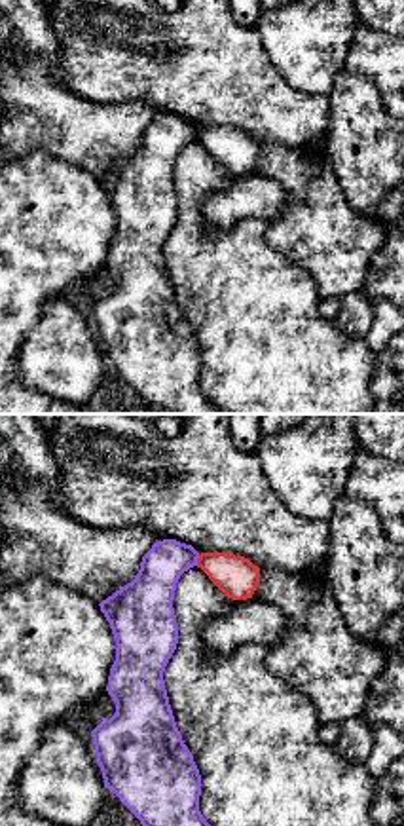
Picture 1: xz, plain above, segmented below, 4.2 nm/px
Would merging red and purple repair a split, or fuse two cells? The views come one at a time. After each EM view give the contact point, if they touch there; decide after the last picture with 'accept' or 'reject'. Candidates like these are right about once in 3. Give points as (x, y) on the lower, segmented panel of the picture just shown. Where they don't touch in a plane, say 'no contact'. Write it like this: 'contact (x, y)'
contact (198, 561)

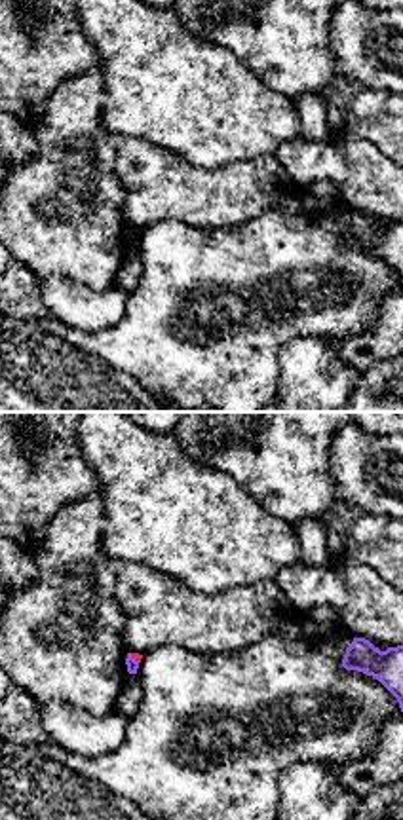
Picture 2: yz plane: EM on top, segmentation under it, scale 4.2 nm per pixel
contact (135, 659)

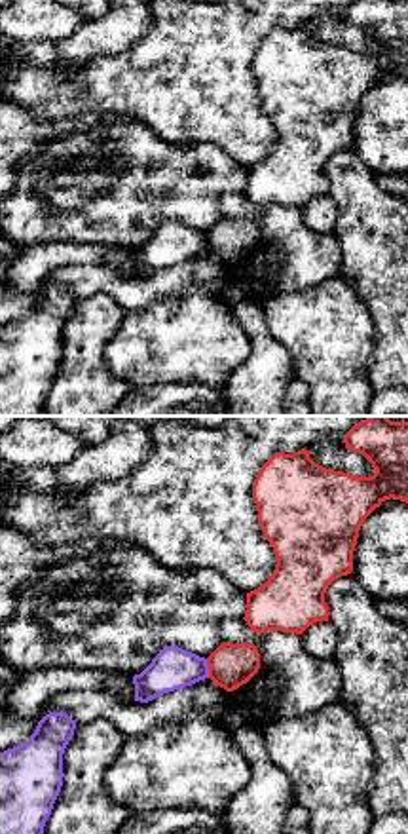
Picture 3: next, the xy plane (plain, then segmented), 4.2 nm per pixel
contact (209, 669)

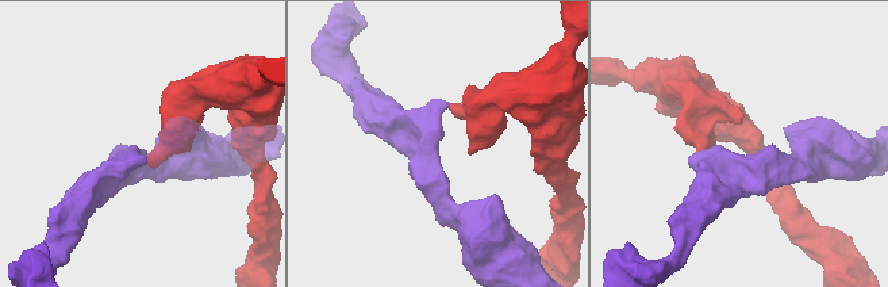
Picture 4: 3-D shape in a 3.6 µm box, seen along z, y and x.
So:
reject

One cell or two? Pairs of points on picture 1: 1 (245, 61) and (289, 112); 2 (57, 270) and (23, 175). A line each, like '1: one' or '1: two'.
1: one
2: one

